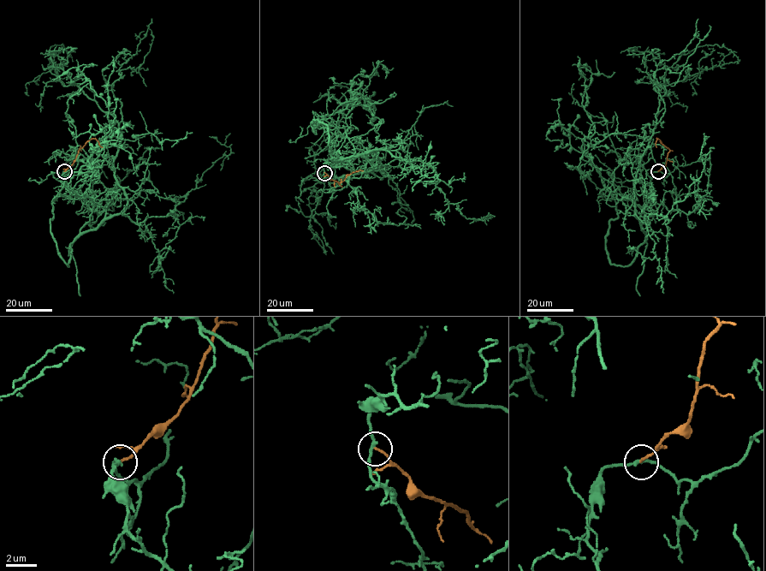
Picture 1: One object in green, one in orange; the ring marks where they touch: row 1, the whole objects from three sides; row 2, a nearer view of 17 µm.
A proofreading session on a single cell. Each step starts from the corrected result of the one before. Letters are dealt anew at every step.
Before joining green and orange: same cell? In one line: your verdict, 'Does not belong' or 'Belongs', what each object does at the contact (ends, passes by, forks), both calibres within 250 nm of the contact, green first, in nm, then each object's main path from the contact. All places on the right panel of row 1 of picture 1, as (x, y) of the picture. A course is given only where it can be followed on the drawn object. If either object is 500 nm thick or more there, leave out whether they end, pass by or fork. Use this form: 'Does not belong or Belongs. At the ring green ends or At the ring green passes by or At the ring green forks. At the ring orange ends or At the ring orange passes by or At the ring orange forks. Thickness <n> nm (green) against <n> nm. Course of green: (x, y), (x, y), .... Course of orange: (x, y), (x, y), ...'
Does not belong. At the ring green passes by. At the ring orange ends. Thickness 220 nm (green) against 130 nm. Course of green: (658, 171), (645, 233), (634, 179), (665, 70), (705, 45), (739, 62). Course of orange: (658, 171), (666, 163), (669, 149), (658, 138), (656, 147)

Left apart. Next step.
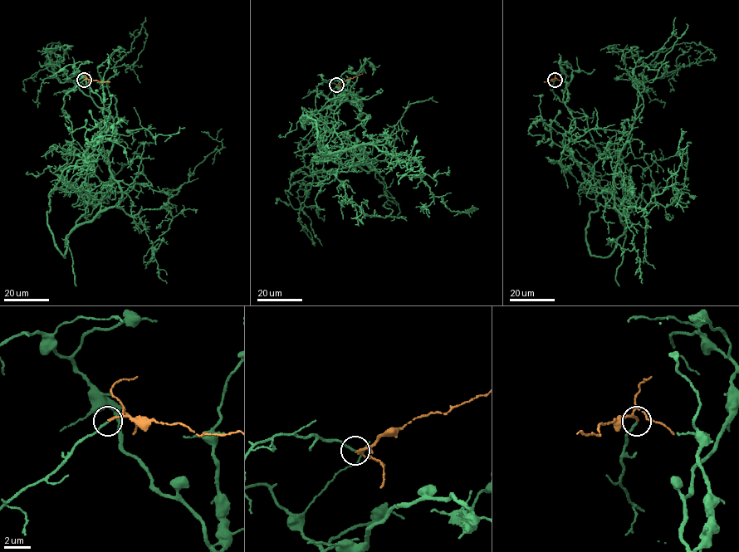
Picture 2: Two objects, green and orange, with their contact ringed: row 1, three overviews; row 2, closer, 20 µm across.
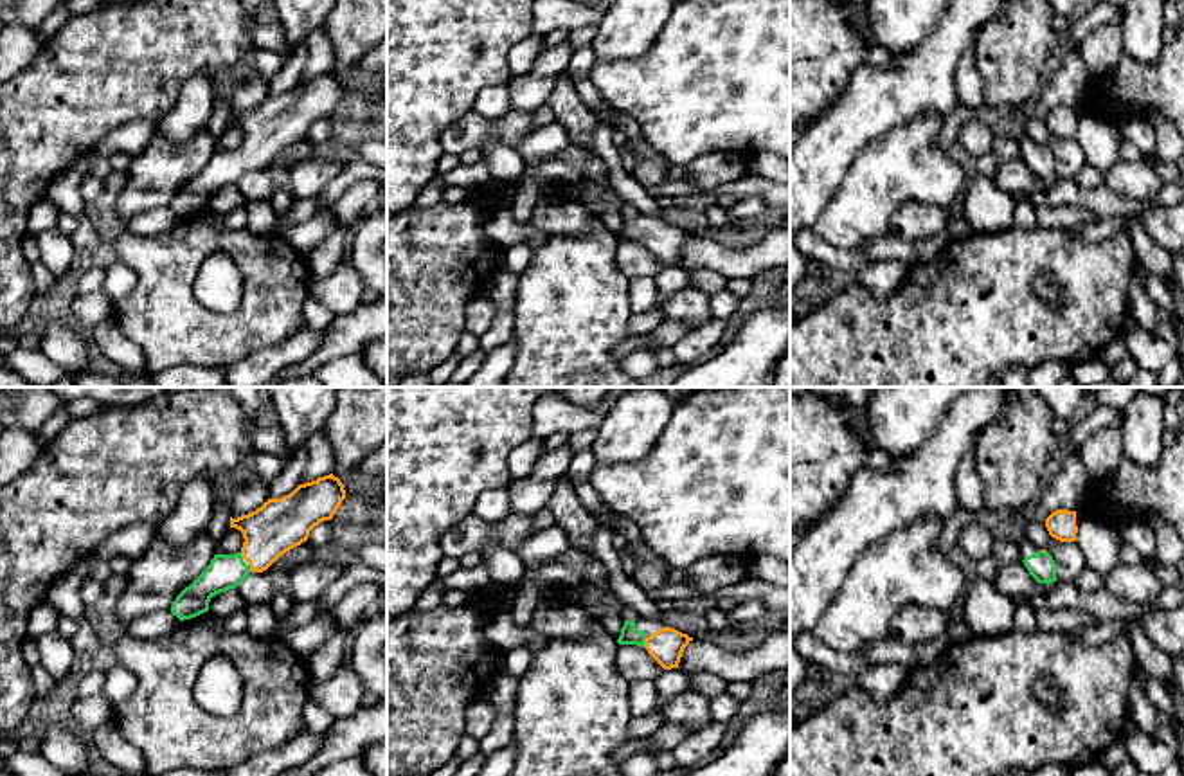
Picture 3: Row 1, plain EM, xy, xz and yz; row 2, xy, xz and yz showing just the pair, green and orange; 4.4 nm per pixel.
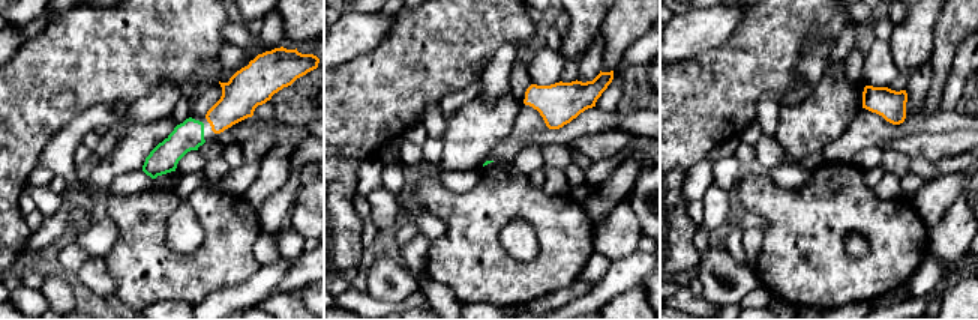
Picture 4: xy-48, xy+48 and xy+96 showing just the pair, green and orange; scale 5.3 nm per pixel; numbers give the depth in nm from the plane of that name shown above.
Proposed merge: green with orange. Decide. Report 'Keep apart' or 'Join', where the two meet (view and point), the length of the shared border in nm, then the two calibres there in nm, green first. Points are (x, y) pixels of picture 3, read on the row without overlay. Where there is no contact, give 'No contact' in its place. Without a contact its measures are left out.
Join. Touches green at xz (645, 236). Shared border 40 nm. Thickness 80 nm (green) against 150 nm

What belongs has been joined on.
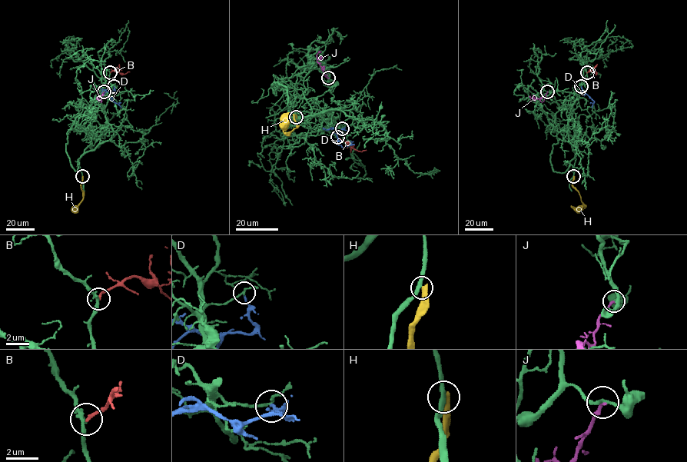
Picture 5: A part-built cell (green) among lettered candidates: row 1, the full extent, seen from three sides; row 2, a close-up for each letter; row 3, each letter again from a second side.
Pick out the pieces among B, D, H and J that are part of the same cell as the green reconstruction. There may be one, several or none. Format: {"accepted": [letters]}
{"accepted": ["B"]}

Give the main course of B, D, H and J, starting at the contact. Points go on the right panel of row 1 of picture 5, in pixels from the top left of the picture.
B: (587, 72), (589, 70), (596, 74), (595, 71)
D: (581, 86), (582, 91), (594, 101), (592, 108)
H: (573, 176), (572, 186), (578, 191), (584, 207), (574, 208), (571, 205)
J: (547, 91), (539, 99), (535, 99), (533, 94)

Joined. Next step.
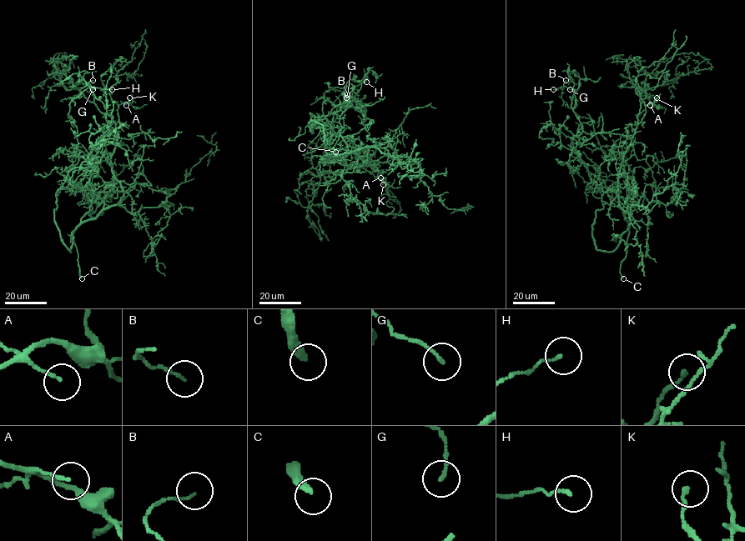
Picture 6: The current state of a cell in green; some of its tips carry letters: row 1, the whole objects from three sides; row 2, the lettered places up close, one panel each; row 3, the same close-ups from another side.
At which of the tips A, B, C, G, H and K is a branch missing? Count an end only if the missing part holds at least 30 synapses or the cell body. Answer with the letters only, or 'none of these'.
C

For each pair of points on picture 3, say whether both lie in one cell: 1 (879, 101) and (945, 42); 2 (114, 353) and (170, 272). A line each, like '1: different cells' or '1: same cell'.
1: same cell
2: different cells

